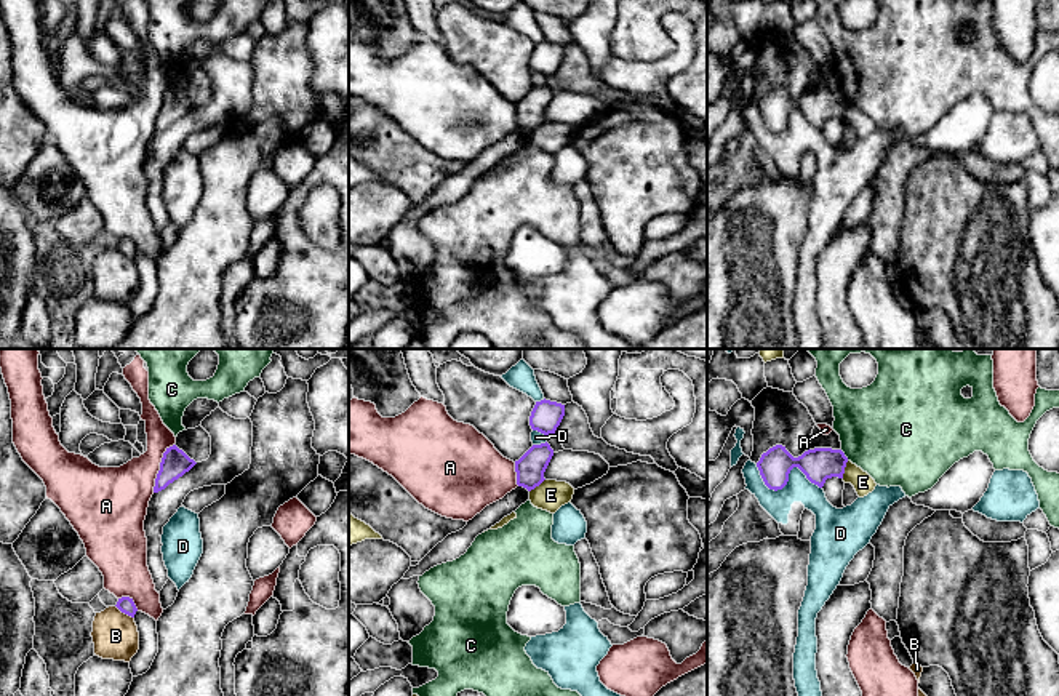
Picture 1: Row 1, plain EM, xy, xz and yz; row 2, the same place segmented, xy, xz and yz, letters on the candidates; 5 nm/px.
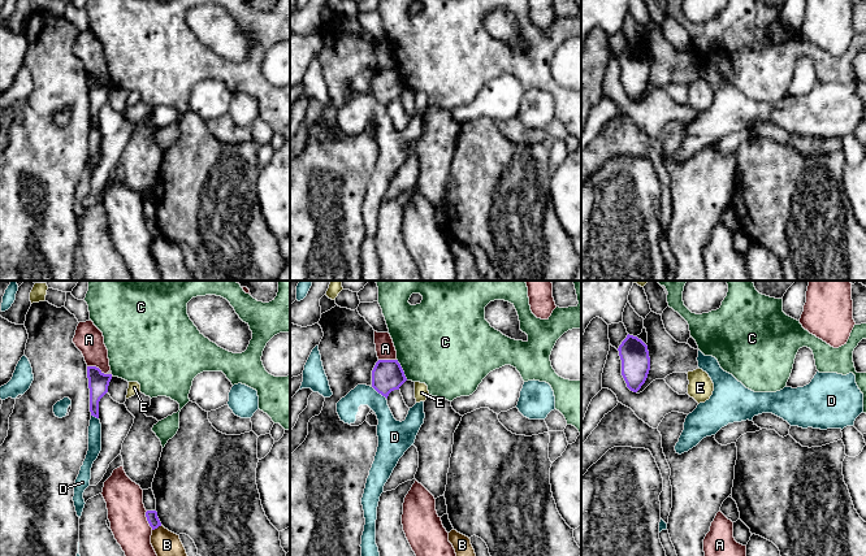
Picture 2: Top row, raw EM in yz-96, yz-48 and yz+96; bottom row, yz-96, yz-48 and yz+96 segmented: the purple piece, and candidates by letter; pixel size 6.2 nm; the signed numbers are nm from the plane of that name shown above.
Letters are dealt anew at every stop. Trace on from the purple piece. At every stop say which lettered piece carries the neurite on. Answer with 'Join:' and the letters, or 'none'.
Join: none

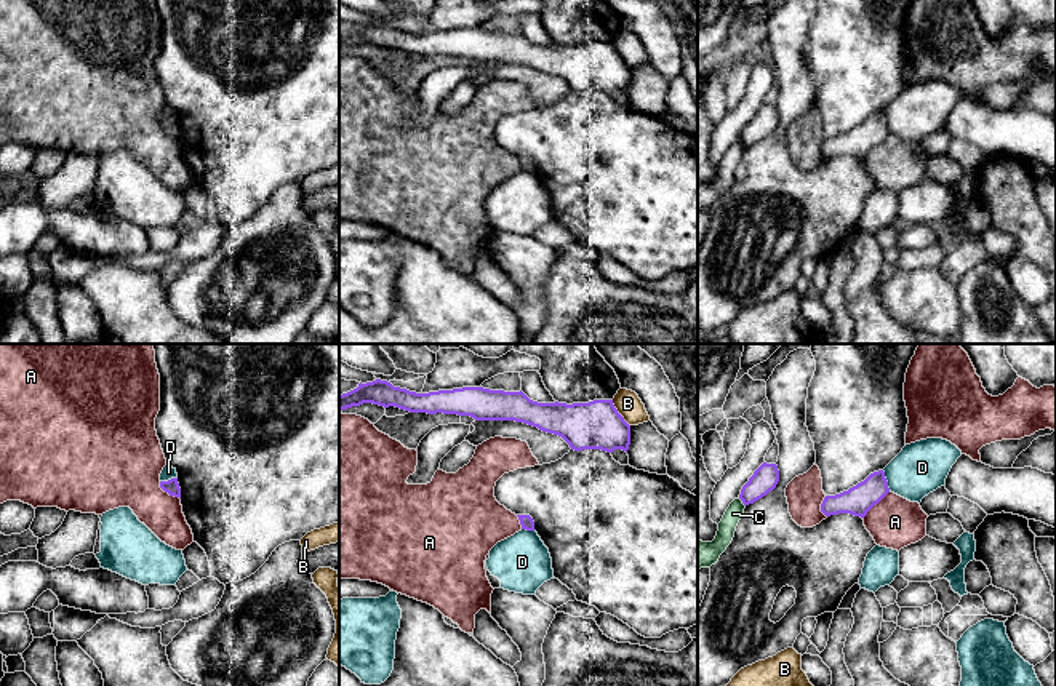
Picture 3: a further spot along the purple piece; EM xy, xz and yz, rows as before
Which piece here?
Join: none

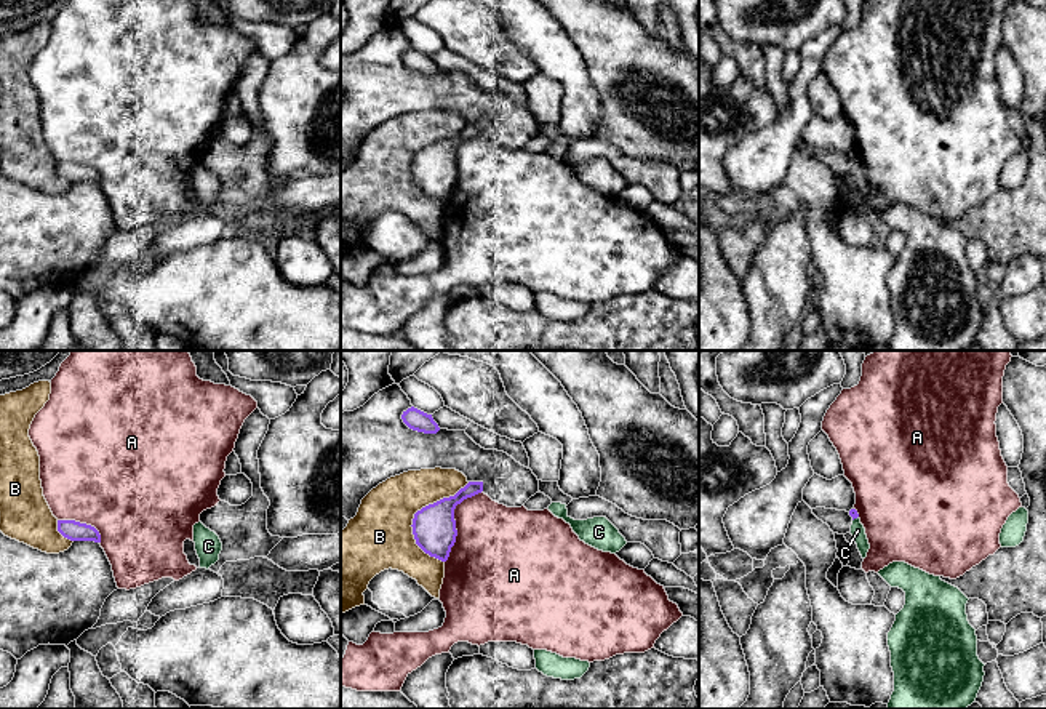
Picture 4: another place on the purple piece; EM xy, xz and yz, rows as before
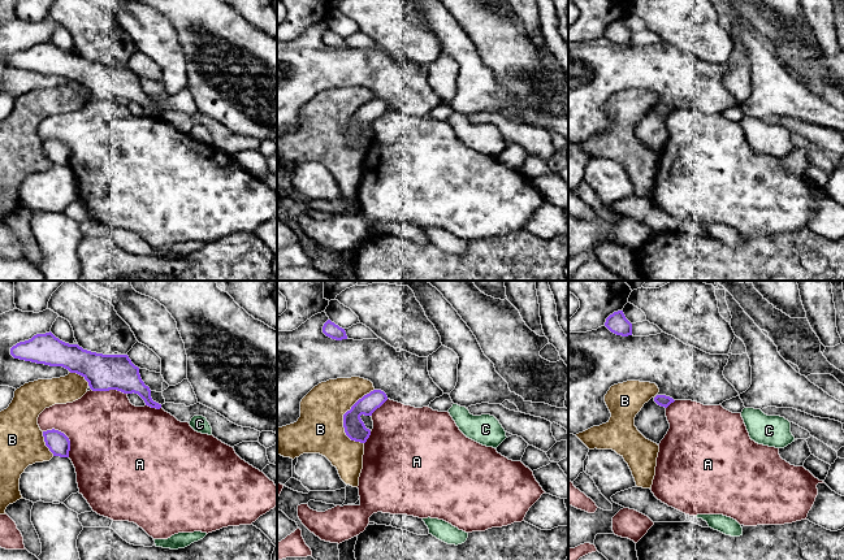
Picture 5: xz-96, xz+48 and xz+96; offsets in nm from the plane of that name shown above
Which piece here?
Join: C

